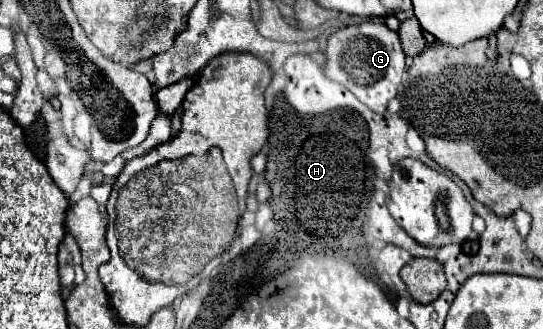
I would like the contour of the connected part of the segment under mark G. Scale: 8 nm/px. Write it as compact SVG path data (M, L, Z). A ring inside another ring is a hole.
M369 19L359 25L339 29L327 41L323 73L329 79L345 85L353 95L357 95L361 103L365 103L375 113L387 111L387 103L397 95L397 87L401 85L405 71L407 65L399 37L379 19Z

